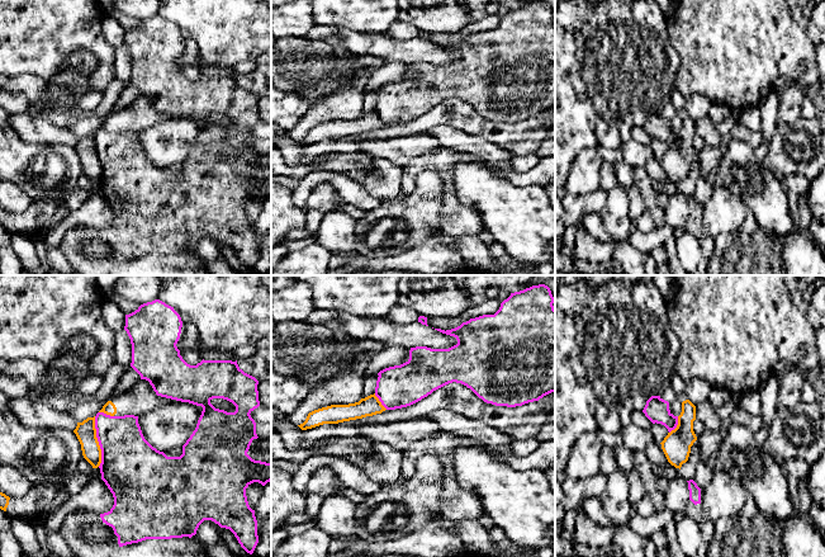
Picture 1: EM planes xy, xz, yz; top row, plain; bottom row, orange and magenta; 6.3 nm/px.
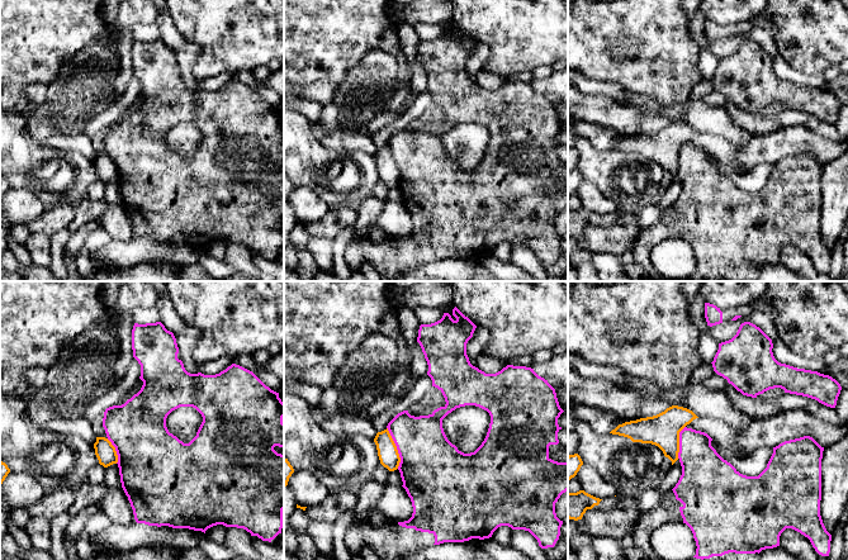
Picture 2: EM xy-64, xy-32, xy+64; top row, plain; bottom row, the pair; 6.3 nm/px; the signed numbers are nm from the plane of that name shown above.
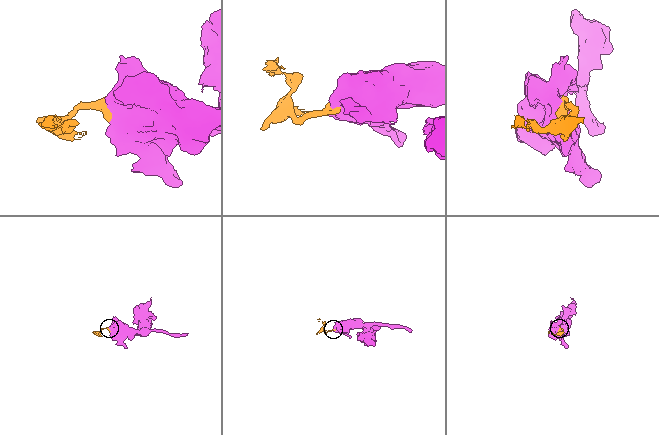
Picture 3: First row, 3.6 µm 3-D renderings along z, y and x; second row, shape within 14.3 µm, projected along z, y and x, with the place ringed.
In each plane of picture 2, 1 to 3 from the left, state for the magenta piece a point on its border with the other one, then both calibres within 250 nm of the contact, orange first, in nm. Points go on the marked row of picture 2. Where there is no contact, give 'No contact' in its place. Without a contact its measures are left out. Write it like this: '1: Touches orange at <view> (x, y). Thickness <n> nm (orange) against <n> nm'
1: Touches orange at xy-64 (115, 451). Thickness 130 nm (orange) against 440 nm
2: Touches orange at xy-32 (396, 447). Thickness 130 nm (orange) against 380 nm
3: Touches orange at xy+64 (678, 442). Thickness 220 nm (orange) against 280 nm

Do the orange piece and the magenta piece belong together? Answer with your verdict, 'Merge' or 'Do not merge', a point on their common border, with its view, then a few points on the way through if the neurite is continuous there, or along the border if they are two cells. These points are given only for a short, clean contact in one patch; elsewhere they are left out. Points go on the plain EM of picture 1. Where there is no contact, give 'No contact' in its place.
Do not merge. Touches orange at xy (98, 157). Boundary: xy (94, 132), (95, 152), (100, 165), (99, 182)

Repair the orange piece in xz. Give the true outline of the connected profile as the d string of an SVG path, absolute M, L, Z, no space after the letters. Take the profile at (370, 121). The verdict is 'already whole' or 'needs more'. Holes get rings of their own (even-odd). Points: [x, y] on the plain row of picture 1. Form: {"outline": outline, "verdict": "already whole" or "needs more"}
{"outline": "M370 110L361 114L359 118L349 121L331 121L314 126L308 129L305 137L298 141L302 146L312 145L323 140L338 140L343 137L362 134L381 129L387 124L381 121L379 114Z", "verdict": "already whole"}

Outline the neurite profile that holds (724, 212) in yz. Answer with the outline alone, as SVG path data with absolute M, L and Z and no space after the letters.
M721 185L713 187L712 195L702 207L702 232L712 239L739 231L749 212L740 197Z

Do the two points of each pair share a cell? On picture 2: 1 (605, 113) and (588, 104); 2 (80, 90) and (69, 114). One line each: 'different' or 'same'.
1: same
2: same

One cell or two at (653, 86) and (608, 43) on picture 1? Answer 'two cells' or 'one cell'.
one cell

